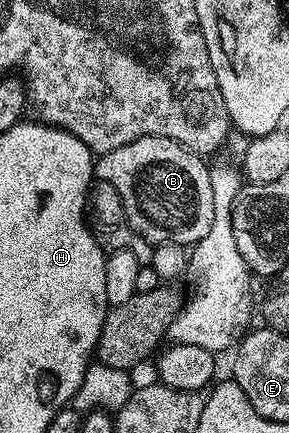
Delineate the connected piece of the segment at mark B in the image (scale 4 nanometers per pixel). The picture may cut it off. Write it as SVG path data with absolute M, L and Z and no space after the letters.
M142 137L125 147L117 147L117 151L102 154L95 163L95 177L110 183L121 195L121 203L125 207L127 222L145 240L152 245L177 243L184 247L193 247L209 231L213 223L213 183L211 171L200 154L191 153L181 143L164 137Z

